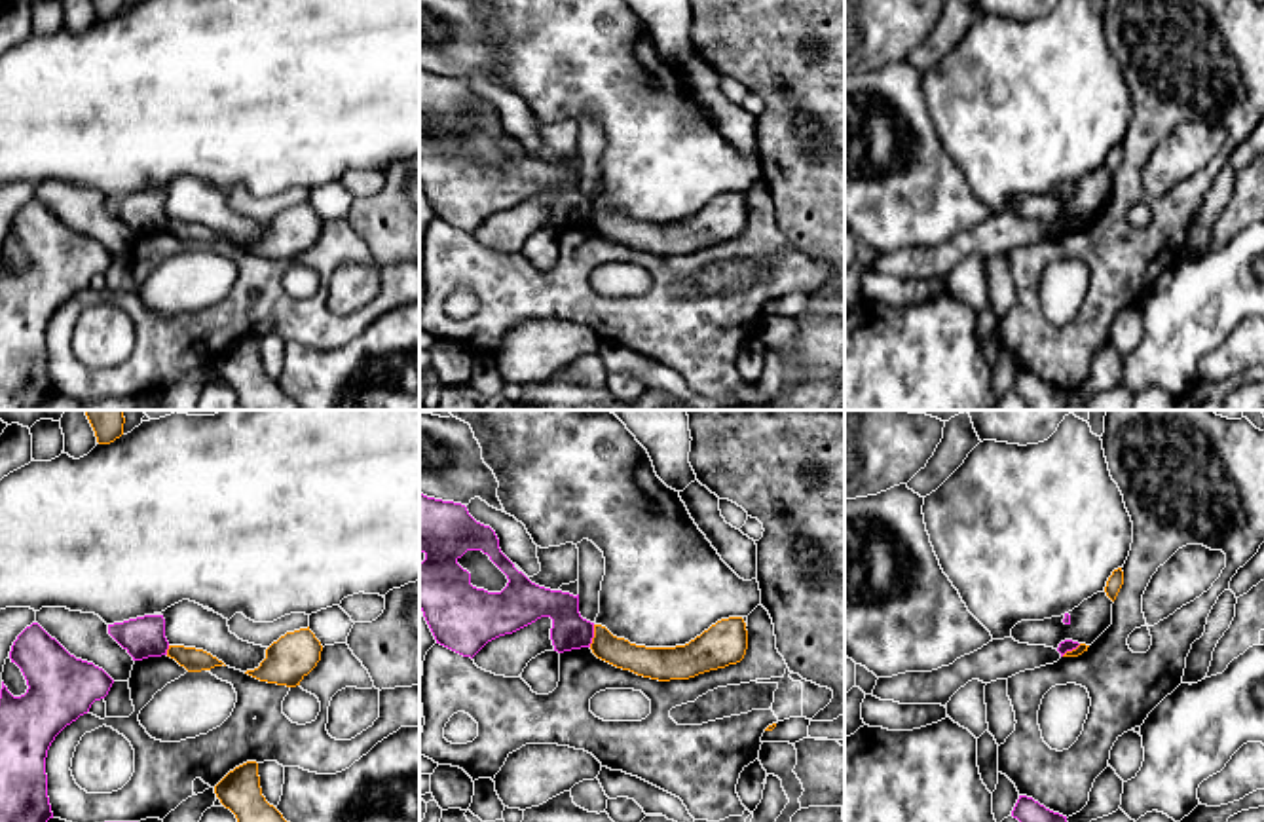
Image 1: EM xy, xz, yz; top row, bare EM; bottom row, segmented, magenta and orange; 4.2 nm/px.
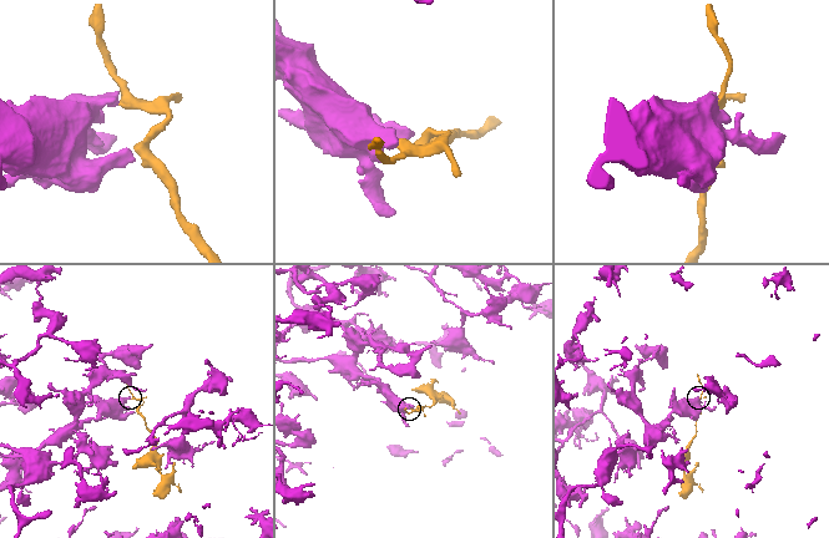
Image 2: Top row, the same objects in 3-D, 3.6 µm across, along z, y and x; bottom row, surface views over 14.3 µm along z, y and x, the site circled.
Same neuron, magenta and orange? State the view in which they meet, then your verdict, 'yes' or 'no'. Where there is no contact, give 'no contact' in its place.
xz | no

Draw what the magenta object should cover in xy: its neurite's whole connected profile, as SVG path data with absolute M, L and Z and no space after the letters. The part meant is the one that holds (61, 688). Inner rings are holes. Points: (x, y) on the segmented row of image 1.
M38 623L17 636L9 659L21 668L28 689L21 697L13 697L4 682L0 689L0 822L47 822L53 818L47 797L47 750L66 725L108 695L114 680L93 663L70 655Z

